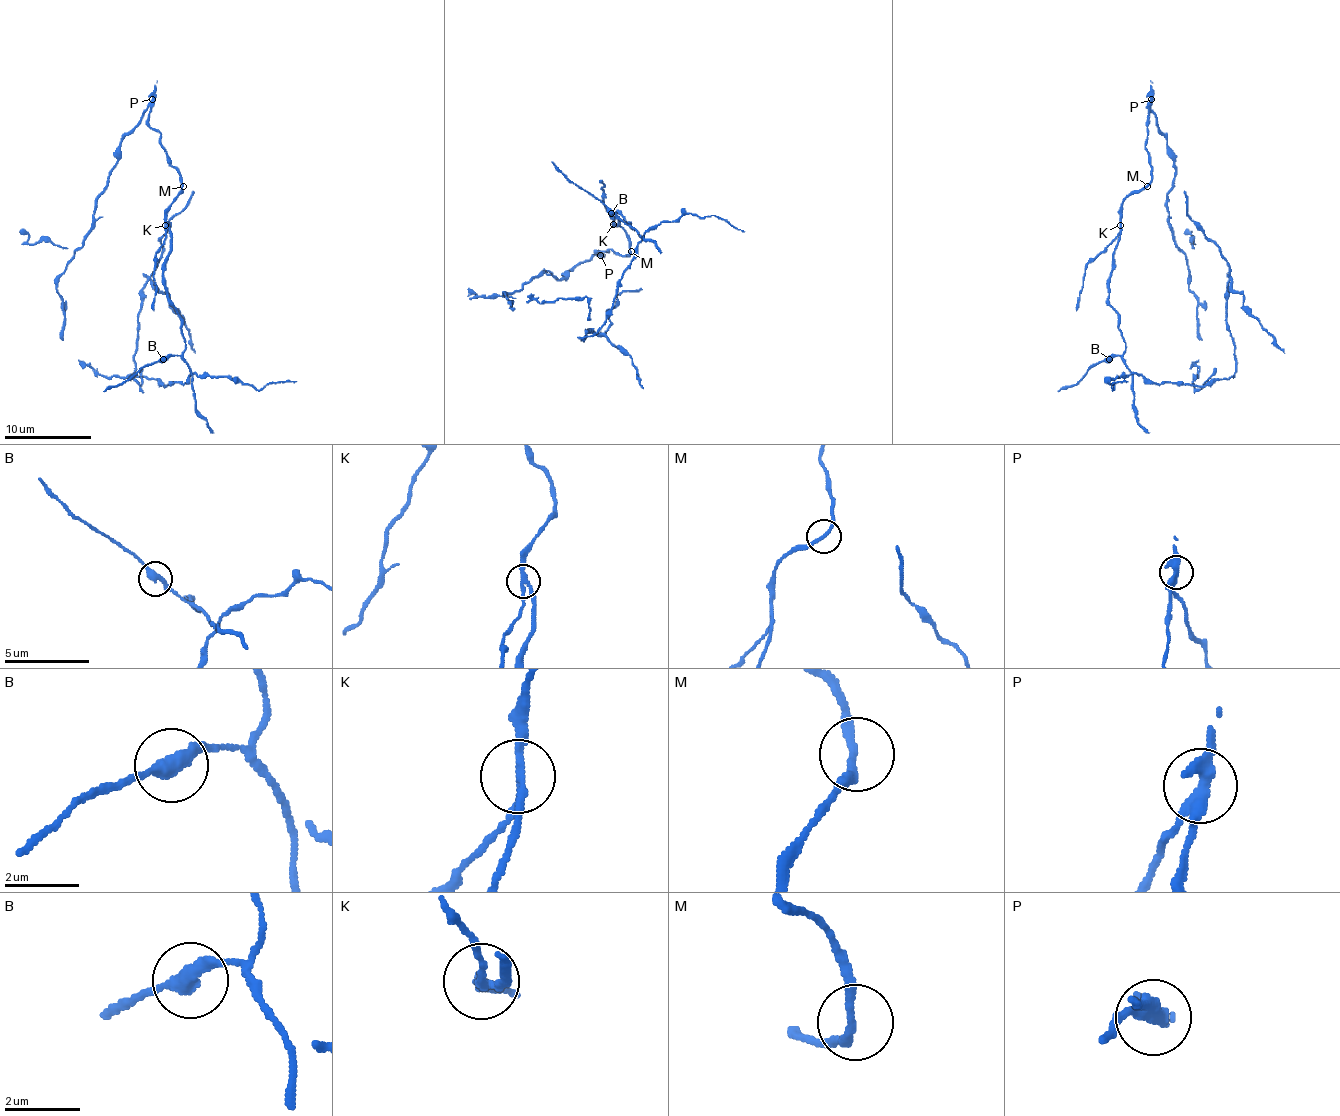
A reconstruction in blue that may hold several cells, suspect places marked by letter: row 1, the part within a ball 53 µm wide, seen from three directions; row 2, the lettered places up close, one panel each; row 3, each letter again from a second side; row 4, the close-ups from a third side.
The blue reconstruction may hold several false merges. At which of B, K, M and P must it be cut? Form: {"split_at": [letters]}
{"split_at": ["K", "P"]}

